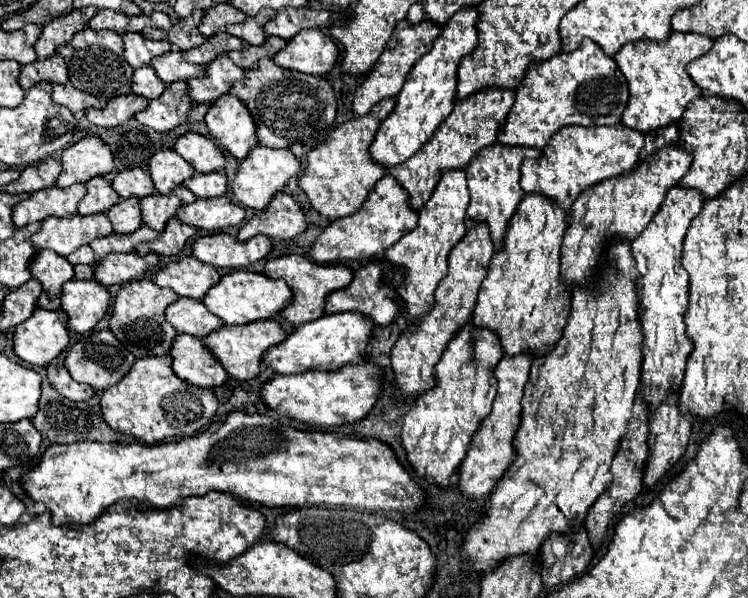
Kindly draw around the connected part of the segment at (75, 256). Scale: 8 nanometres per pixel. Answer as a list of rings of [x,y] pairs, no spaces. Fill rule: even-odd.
[[[82,246],[68,256],[68,262],[72,262],[72,264],[92,264],[92,262],[96,262],[96,256],[94,256],[90,246]]]

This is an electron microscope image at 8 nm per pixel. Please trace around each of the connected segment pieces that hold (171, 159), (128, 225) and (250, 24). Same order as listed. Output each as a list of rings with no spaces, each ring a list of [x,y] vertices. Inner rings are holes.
[[[174,150],[156,152],[148,162],[148,172],[160,194],[172,192],[172,188],[182,186],[184,180],[194,176],[192,166]]]
[[[126,198],[120,200],[116,206],[108,210],[108,218],[114,224],[114,230],[120,234],[134,232],[142,224],[142,212],[140,212],[140,198]]]
[[[248,18],[242,24],[230,24],[230,26],[226,26],[226,32],[248,42],[248,44],[252,44],[252,46],[260,46],[260,44],[266,42],[266,34],[254,18]]]

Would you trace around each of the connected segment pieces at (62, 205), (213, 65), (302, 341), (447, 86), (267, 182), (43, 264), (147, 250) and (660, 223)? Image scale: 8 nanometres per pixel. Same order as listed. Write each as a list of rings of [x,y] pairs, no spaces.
[[[74,184],[68,188],[46,188],[30,194],[30,198],[16,204],[12,222],[16,228],[26,226],[30,222],[40,222],[48,216],[74,216],[78,212],[78,202],[84,198],[86,186]]]
[[[226,54],[208,64],[204,78],[188,80],[190,98],[198,104],[212,104],[230,90],[236,80],[244,78],[244,68],[238,68]]]
[[[338,312],[326,314],[320,320],[302,324],[282,344],[272,346],[264,354],[264,364],[278,374],[304,374],[312,370],[336,372],[344,364],[358,362],[366,356],[366,346],[372,340],[374,322],[360,312]]]
[[[476,6],[462,8],[456,16],[452,16],[452,20],[448,20],[446,26],[442,26],[442,32],[434,40],[432,50],[414,64],[414,68],[406,76],[404,88],[396,96],[394,110],[380,124],[376,140],[370,146],[370,154],[374,160],[386,166],[402,164],[404,160],[414,156],[426,144],[426,140],[434,134],[434,130],[448,118],[456,102],[458,62],[466,54],[470,54],[478,44],[476,20],[478,20]]]
[[[256,146],[254,150],[250,150],[246,160],[240,162],[240,168],[230,188],[242,206],[262,212],[272,202],[272,196],[276,196],[276,192],[280,192],[288,184],[288,180],[292,176],[298,176],[300,172],[302,172],[300,160],[290,152],[290,148],[274,150],[266,146]]]
[[[38,250],[30,264],[30,272],[32,278],[36,278],[44,288],[38,306],[46,310],[58,310],[62,286],[74,278],[74,266],[52,250]]]
[[[172,218],[172,220],[168,220],[166,230],[160,234],[158,240],[154,240],[150,244],[138,244],[136,252],[140,256],[146,256],[146,254],[178,256],[184,250],[184,246],[188,244],[188,240],[192,240],[196,234],[198,234],[198,228]]]
[[[670,188],[660,212],[652,218],[648,228],[632,240],[632,256],[638,268],[638,286],[642,298],[642,394],[650,402],[650,412],[660,406],[660,400],[668,396],[670,390],[680,388],[686,360],[692,352],[692,342],[684,330],[684,314],[688,310],[688,274],[680,266],[684,234],[692,218],[700,212],[704,204],[704,194],[694,188]]]

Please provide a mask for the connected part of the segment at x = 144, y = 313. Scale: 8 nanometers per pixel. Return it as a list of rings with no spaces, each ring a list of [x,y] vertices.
[[[134,280],[120,288],[116,294],[116,302],[110,316],[110,330],[116,334],[116,338],[136,356],[136,358],[148,358],[148,356],[164,356],[172,348],[172,340],[176,338],[176,330],[172,324],[166,322],[164,310],[174,304],[176,292],[170,288],[162,288],[154,284],[152,280]]]

